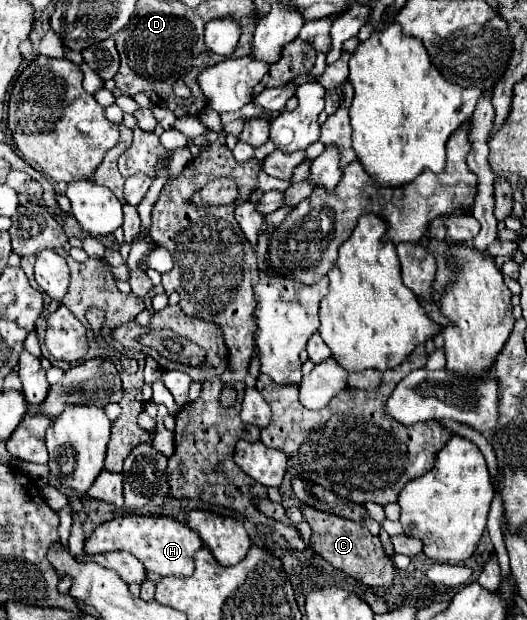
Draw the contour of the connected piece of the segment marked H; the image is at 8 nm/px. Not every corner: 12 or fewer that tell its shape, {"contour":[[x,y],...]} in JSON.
{"contour":[[164,516],[100,524],[86,554],[124,550],[148,572],[186,578],[204,544]]}

